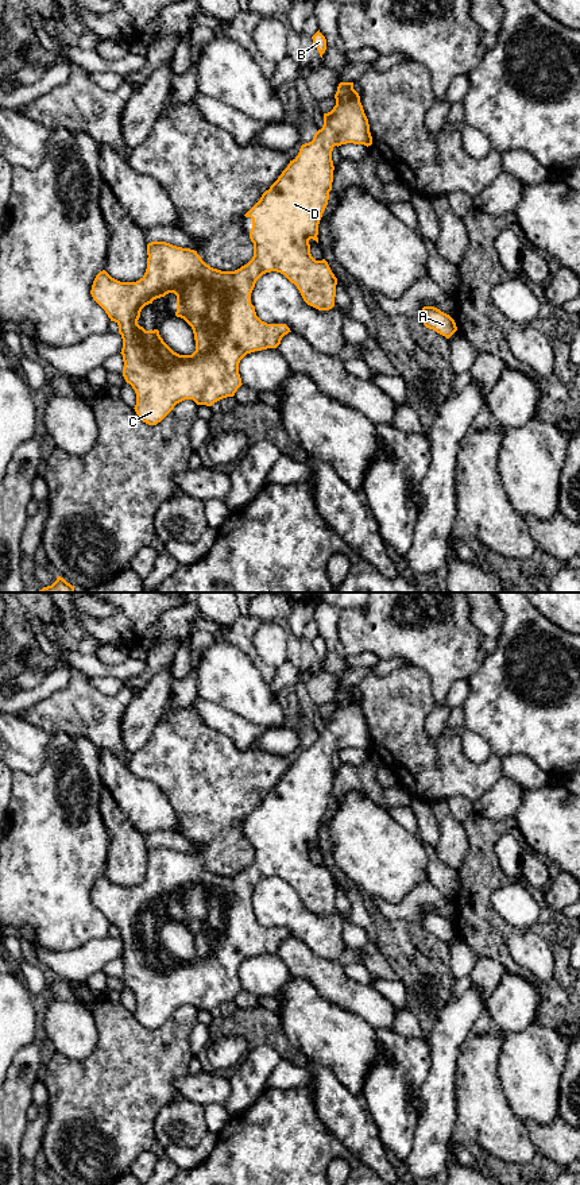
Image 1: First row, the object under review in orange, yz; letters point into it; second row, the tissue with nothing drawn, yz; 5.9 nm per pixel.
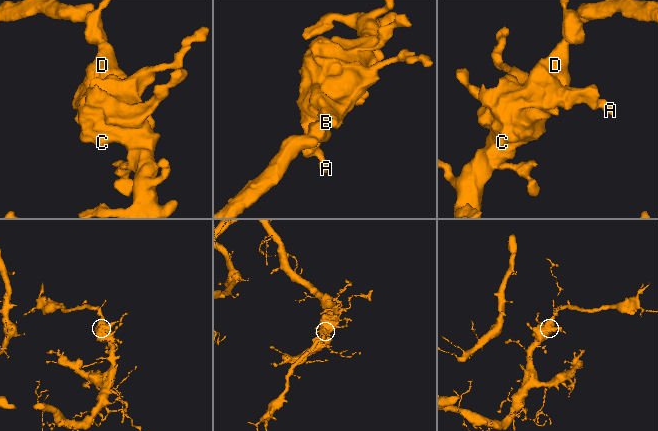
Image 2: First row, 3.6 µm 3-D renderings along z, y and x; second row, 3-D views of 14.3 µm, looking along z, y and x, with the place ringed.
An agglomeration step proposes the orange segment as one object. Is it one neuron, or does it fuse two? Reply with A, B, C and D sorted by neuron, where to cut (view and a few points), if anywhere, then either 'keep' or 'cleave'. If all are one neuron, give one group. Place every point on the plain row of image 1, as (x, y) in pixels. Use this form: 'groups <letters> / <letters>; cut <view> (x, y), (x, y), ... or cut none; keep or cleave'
groups A B C D; cut none; keep

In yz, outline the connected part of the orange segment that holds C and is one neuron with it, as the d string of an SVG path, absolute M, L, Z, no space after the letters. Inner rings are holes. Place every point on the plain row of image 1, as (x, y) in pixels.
M340 687L335 703L336 710L324 718L324 730L313 745L301 750L298 760L244 819L252 823L250 844L254 848L254 861L247 869L235 876L221 876L206 869L194 854L151 846L147 849L147 873L139 885L120 887L105 875L96 880L90 899L111 926L119 930L123 981L136 997L134 1014L143 1027L156 1030L185 1004L212 1011L223 1003L233 1001L243 989L240 965L247 958L277 953L282 942L291 937L286 929L267 929L256 920L251 898L263 879L283 879L297 891L303 906L318 915L335 911L337 883L325 864L316 865L312 861L309 845L318 848L318 829L333 787L333 752L347 748L372 749L368 723L353 687ZM169 898L177 900L175 920L193 934L196 956L192 960L174 957L158 934L146 935L138 929L142 914Z

